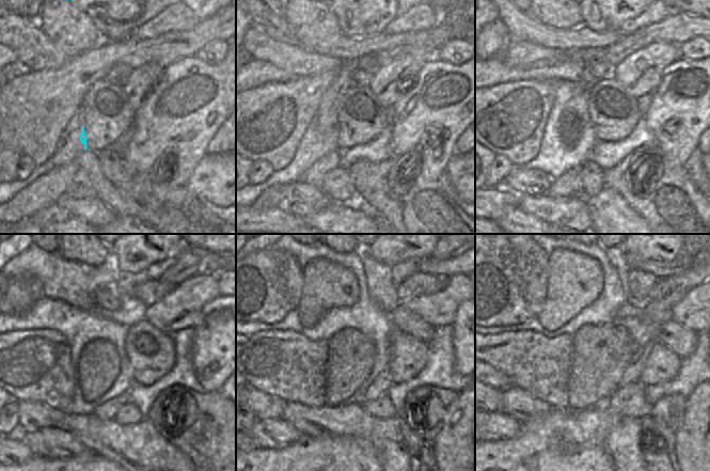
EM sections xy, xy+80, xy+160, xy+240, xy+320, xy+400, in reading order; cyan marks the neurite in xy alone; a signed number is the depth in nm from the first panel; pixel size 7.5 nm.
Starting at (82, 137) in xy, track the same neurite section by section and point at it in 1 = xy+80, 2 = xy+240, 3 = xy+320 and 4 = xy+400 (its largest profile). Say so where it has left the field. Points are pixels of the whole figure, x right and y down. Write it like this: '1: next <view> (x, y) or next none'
1: next xy+80 (329, 143)
2: next xy+240 (107, 373)
3: next xy+320 (350, 370)
4: next xy+400 (601, 354)

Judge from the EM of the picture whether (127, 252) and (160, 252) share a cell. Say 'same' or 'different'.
same

